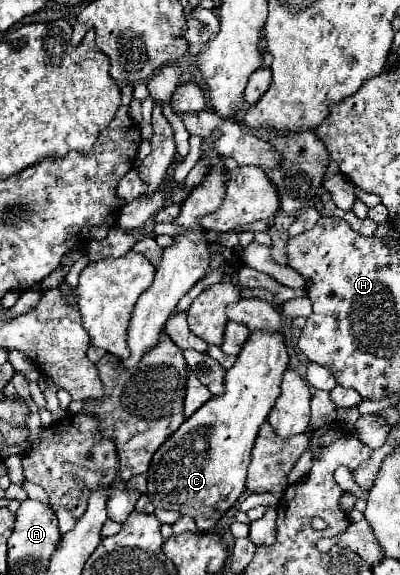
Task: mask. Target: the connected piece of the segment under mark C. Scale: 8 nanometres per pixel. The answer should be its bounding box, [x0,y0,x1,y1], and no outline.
[147,331,289,533]

